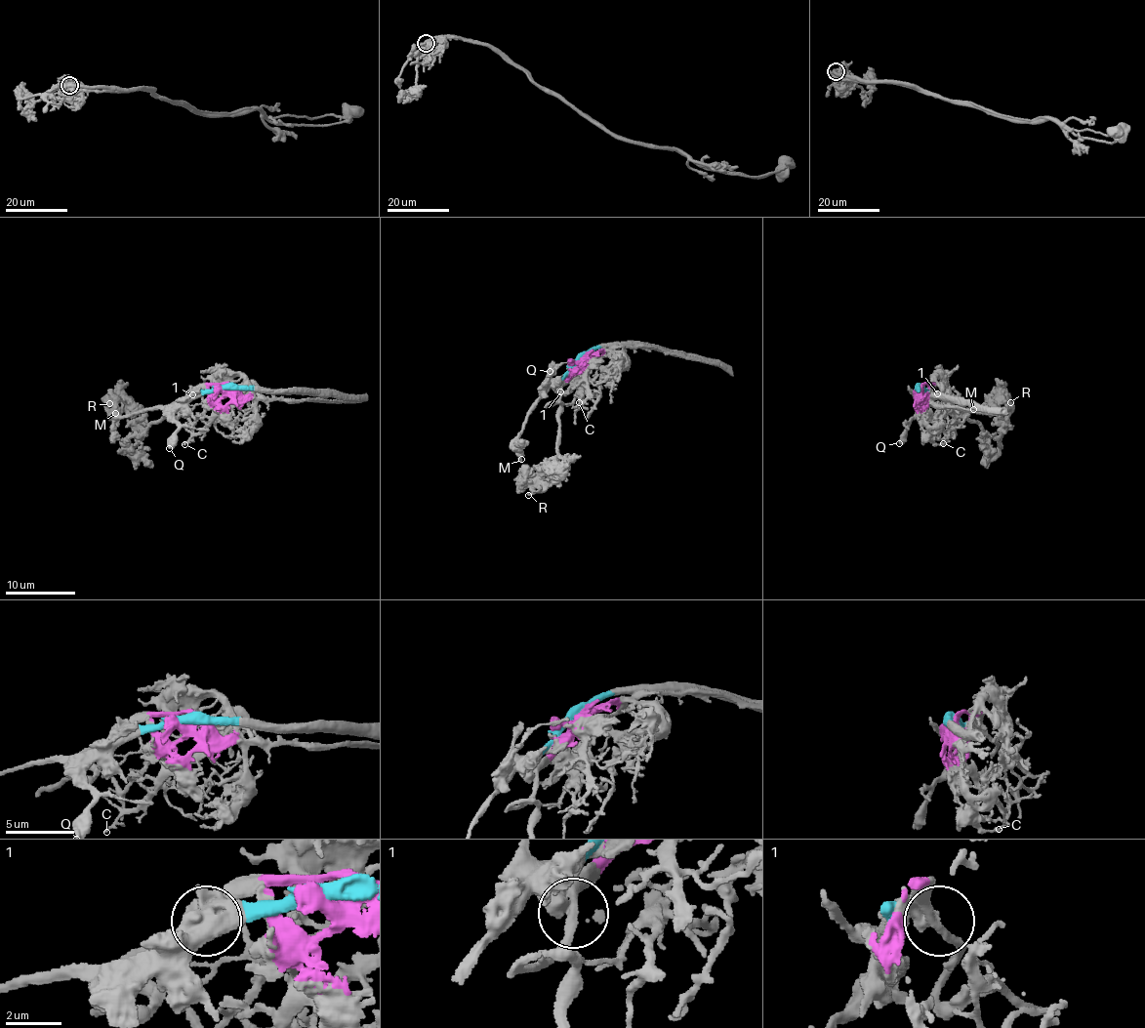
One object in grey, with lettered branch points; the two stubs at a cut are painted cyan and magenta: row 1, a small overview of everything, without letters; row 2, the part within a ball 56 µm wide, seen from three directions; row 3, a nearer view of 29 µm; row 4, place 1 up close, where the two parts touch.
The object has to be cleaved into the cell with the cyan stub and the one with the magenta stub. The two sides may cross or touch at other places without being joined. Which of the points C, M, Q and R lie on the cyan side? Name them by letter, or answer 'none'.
M, Q

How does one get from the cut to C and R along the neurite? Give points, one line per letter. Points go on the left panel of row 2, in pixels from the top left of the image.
C: (228, 388), (228, 394), (216, 404), (215, 413), (207, 427), (184, 444)
R: (228, 388), (207, 384), (167, 409), (170, 416), (178, 414), (154, 421), (142, 435), (139, 423), (109, 403)

